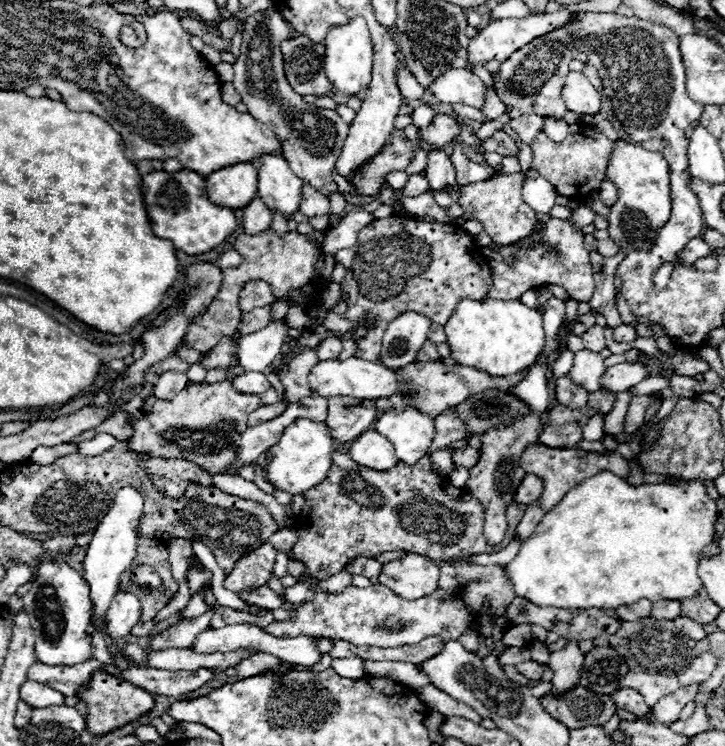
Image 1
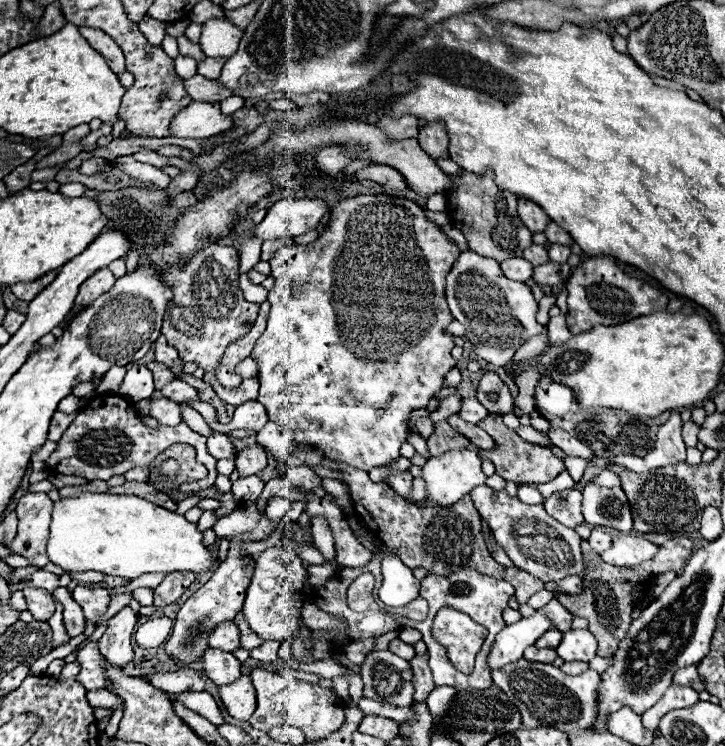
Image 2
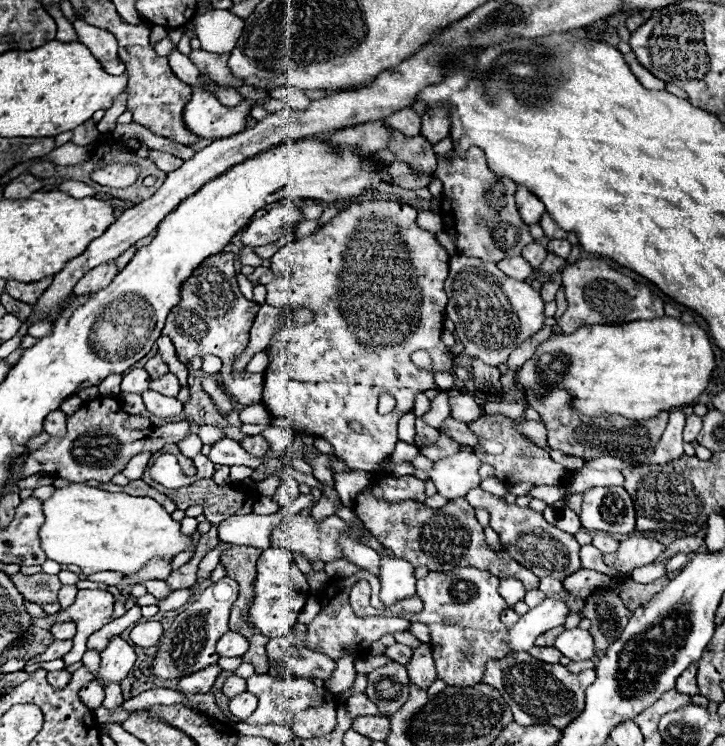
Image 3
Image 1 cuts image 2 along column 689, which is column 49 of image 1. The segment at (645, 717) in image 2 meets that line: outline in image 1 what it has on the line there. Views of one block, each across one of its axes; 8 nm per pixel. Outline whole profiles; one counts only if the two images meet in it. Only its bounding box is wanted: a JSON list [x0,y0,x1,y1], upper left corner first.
[20,680,64,708]

